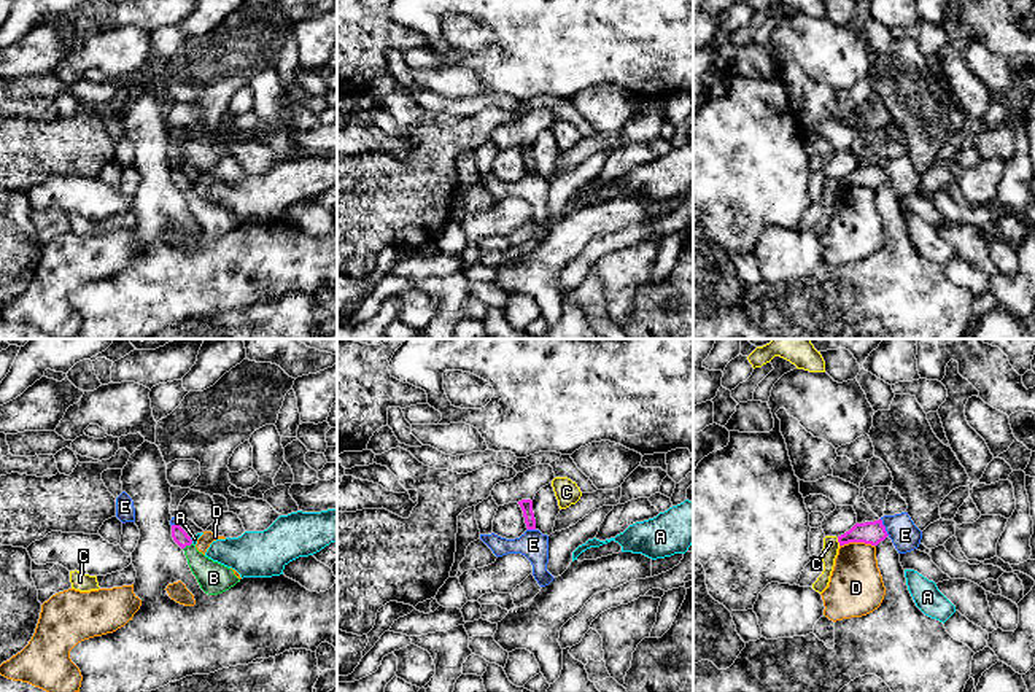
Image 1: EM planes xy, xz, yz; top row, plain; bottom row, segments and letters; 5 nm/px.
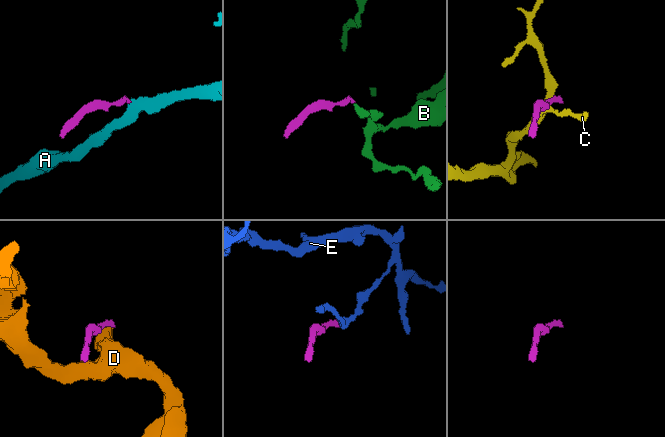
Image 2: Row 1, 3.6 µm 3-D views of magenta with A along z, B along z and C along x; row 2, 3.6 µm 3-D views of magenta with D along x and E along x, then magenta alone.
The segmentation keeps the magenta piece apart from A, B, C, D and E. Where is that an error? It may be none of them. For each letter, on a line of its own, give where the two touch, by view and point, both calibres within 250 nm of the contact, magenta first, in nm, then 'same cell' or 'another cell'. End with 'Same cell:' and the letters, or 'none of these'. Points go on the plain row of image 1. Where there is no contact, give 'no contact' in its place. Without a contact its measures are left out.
A: meets magenta in xy at (191, 183); 80 nm thick on the magenta side, 40 nm on the other; another cell
B: meets magenta in xy at (186, 188); 80 nm thick on the magenta side, 160 nm on the other; same cell
C: meets magenta in yz at (838, 185); 110 nm thick on the magenta side, 80 nm on the other; another cell
D: meets magenta in yz at (856, 185); 110 nm thick on the magenta side, 280 nm on the other; another cell
E: meets magenta in yz at (884, 171); 110 nm thick on the magenta side, 150 nm on the other; another cell
Same cell: B

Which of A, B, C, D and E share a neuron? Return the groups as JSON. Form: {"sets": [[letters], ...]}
{"sets": [["A"], ["B"], ["C"], ["D"], ["E"]]}

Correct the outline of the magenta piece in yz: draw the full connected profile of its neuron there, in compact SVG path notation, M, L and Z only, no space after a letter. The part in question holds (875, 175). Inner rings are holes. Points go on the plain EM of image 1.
M879 162L874 165L855 167L849 175L838 180L838 186L839 189L849 188L849 186L865 186L865 188L878 189L887 180L889 178L886 175L886 170Z

